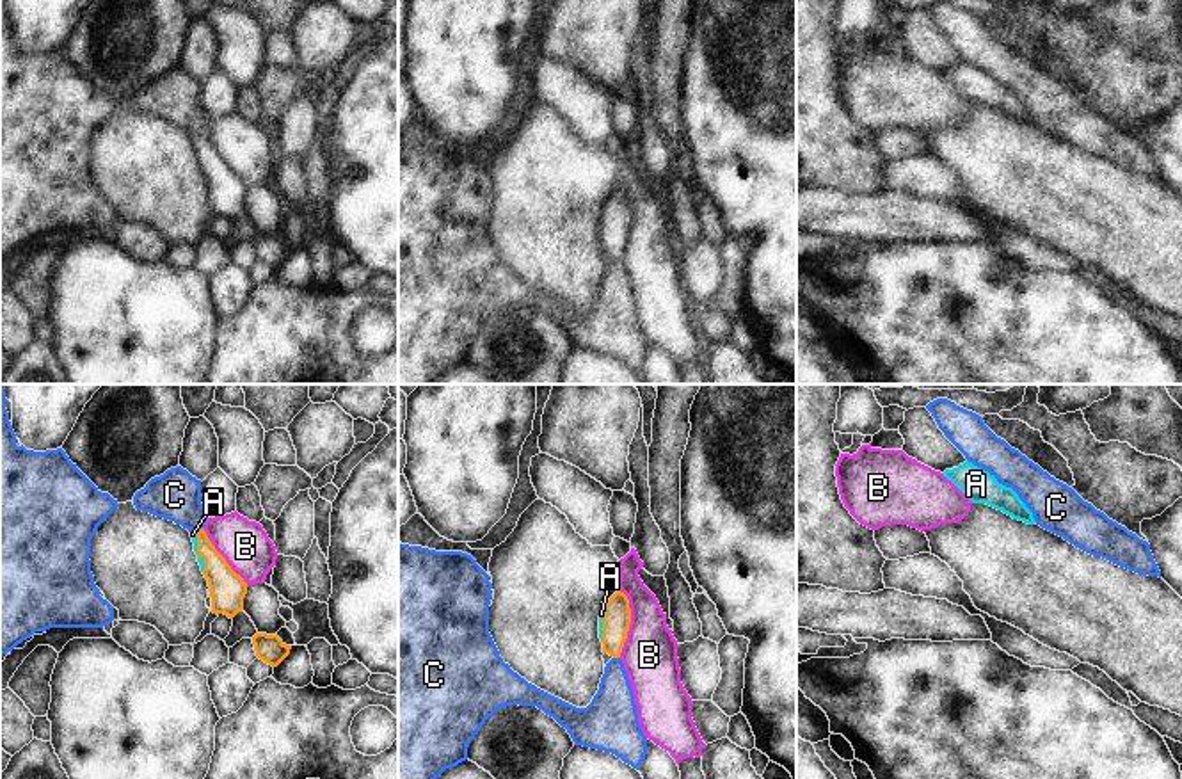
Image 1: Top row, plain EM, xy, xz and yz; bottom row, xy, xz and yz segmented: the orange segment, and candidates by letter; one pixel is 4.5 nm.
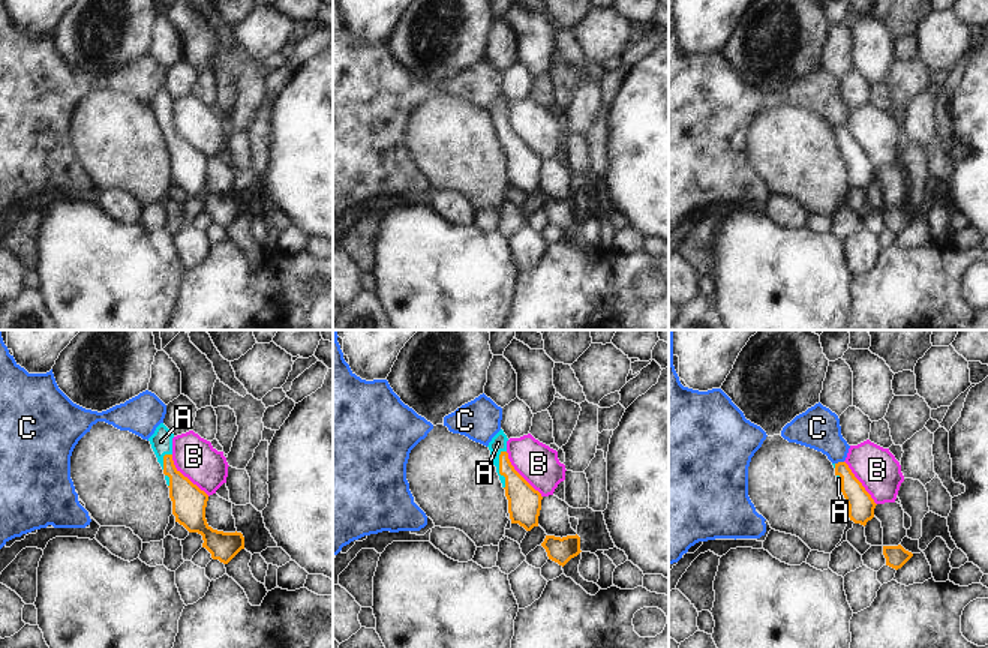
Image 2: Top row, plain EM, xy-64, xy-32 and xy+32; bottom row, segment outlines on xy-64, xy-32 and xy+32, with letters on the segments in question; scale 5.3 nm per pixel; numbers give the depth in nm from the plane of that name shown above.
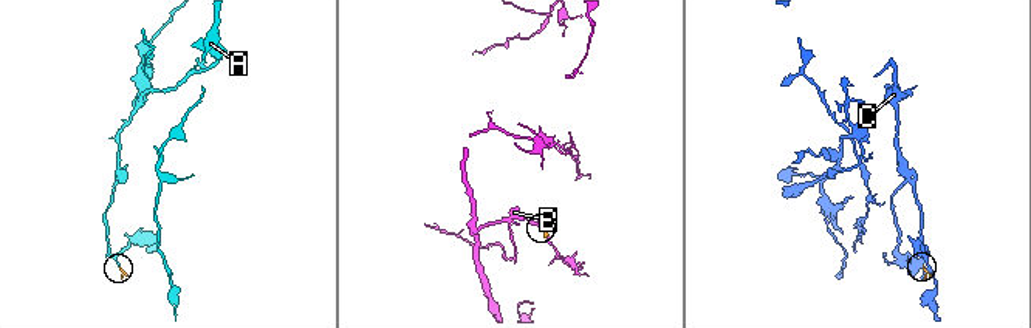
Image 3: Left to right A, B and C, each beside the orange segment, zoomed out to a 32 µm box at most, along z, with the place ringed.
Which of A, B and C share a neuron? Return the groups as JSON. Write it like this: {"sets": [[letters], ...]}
{"sets": [["A"], ["B"], ["C"]]}

